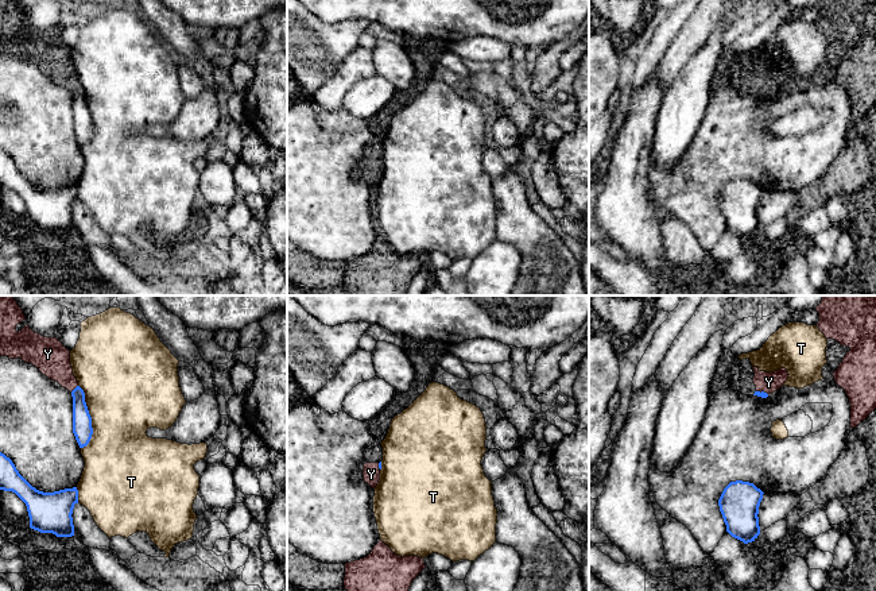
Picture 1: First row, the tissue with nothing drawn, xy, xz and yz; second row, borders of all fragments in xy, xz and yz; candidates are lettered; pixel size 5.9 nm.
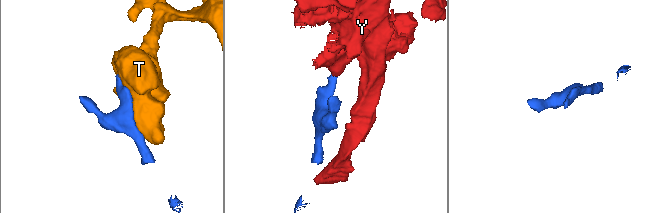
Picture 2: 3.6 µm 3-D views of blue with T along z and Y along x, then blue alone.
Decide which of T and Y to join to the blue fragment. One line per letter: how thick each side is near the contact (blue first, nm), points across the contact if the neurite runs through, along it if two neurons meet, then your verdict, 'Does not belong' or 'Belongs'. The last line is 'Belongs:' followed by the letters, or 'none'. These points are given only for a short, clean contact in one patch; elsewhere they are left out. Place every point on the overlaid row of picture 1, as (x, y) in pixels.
T: Thickness 120 nm (blue) against 480 nm. Does not belong
Y: Thickness 120 nm (blue) against 200 nm. Path across: xy (82, 429), (78, 394), (74, 389), (53, 359). Belongs
Belongs: Y

